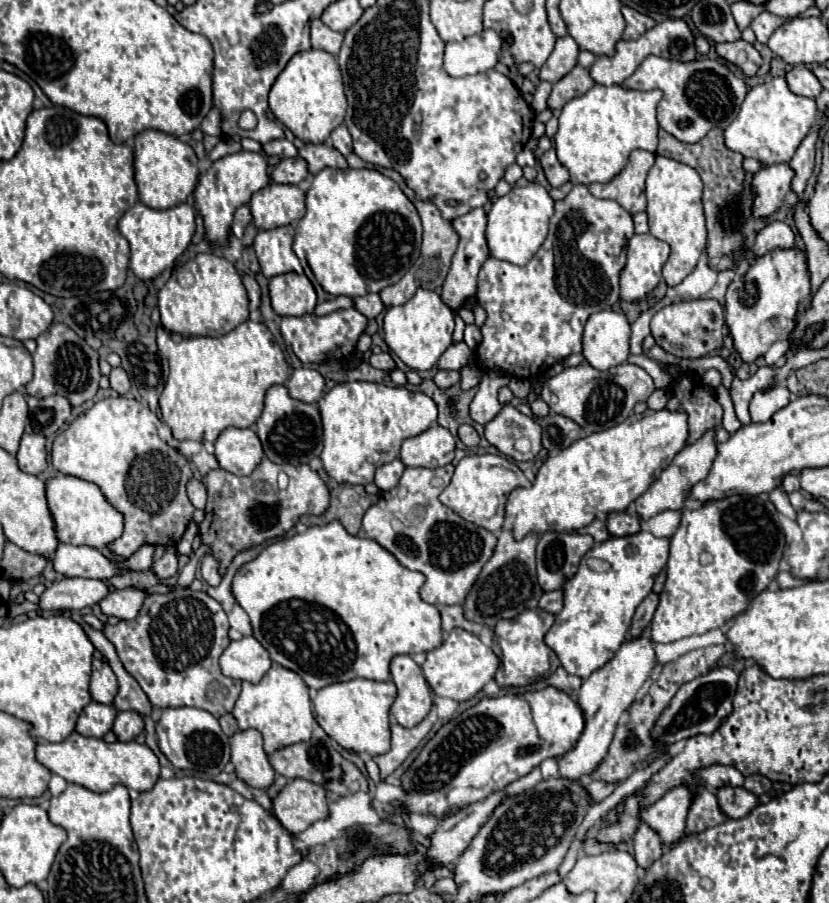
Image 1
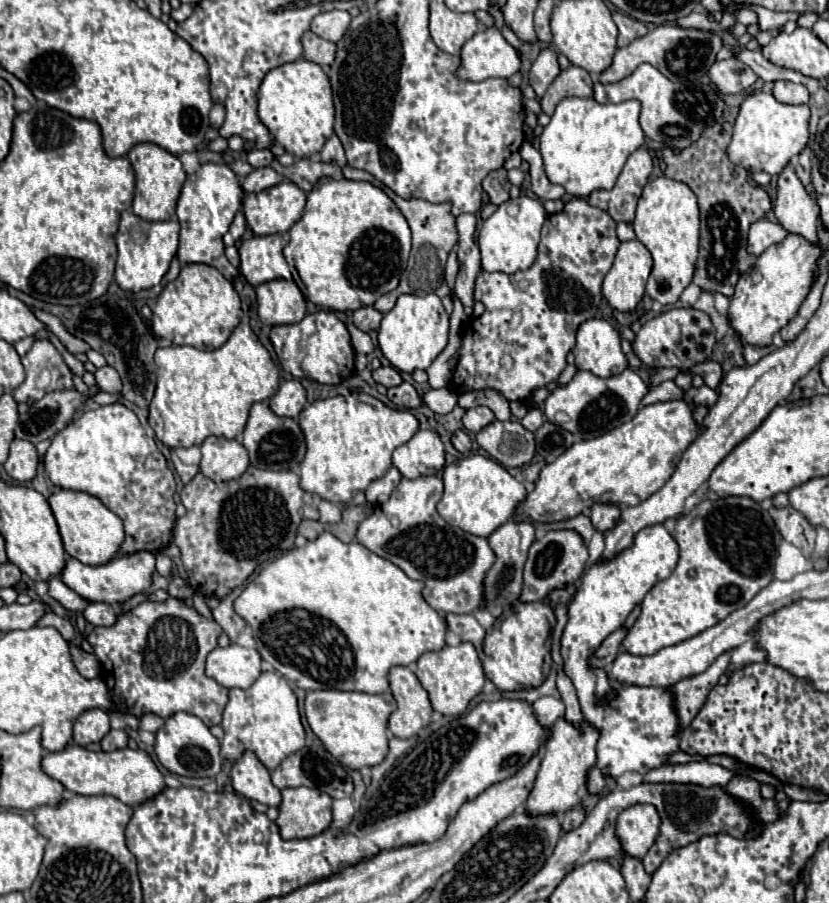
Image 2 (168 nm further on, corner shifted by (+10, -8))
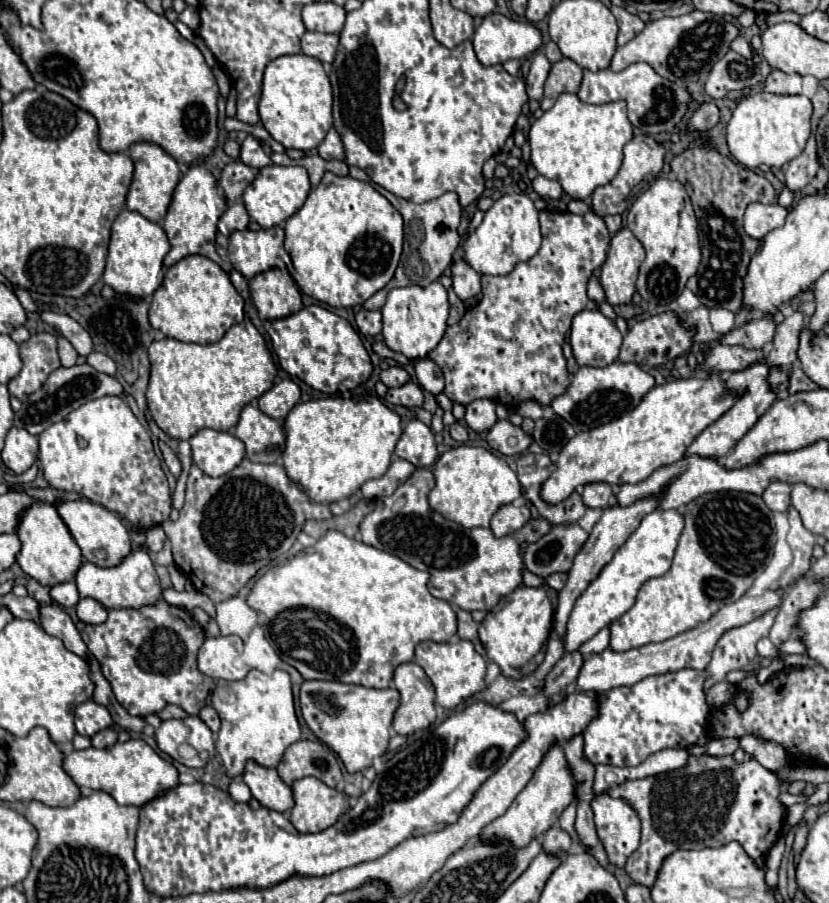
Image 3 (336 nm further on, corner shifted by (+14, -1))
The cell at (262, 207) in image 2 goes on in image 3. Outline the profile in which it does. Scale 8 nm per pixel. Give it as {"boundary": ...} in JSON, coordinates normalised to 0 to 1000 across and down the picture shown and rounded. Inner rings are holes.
{"boundary":[[[326,182],[316,188],[311,188],[309,197],[294,213],[294,226],[304,244],[309,244],[316,252],[328,252],[347,244],[355,235],[364,230],[369,224],[369,217],[374,213],[374,199],[364,184],[335,184]]]}

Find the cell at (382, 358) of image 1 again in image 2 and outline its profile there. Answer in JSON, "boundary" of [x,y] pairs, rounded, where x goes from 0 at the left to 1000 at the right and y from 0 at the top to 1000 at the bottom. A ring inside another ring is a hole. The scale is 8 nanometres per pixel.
{"boundary":[[[475,406],[451,409],[449,411],[449,417],[451,417],[454,424],[461,424],[463,429],[475,429],[475,426],[483,426],[485,424],[485,417],[483,417],[483,413]]]}

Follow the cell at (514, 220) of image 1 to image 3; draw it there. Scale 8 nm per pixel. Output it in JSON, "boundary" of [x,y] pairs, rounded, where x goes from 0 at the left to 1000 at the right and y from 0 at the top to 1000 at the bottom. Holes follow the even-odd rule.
{"boundary":[[[608,215],[601,219],[593,230],[584,237],[581,248],[574,257],[560,268],[560,288],[577,303],[608,306],[615,303],[625,290],[639,288],[654,268],[649,233],[634,215]]]}

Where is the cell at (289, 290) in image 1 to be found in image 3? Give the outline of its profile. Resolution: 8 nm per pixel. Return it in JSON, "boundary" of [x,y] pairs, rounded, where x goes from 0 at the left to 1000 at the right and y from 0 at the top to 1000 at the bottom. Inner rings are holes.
{"boundary":[[[335,297],[309,303],[302,312],[302,326],[304,326],[306,339],[311,341],[314,354],[345,352],[345,350],[350,350],[350,348],[355,348],[364,341],[364,328],[362,328],[362,321],[359,321],[357,312],[352,310],[352,306],[347,301],[338,301]]]}

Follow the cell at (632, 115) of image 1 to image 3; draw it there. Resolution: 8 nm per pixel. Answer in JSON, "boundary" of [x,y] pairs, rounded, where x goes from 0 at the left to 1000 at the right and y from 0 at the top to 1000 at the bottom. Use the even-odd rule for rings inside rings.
{"boundary":[[[676,104],[671,115],[659,122],[651,131],[647,131],[637,146],[639,157],[639,179],[649,188],[651,195],[673,199],[680,213],[692,221],[707,221],[721,206],[733,204],[748,188],[750,182],[750,164],[762,155],[762,137],[755,128],[753,113],[733,113],[733,115],[704,115],[695,104]]]}

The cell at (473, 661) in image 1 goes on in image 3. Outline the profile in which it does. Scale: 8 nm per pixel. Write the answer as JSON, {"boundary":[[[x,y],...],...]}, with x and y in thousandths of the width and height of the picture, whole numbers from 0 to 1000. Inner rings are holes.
{"boundary":[[[552,709],[550,713],[528,713],[528,711],[507,711],[502,715],[502,735],[516,746],[516,751],[524,757],[526,764],[526,780],[533,784],[550,784],[562,773],[572,771],[574,766],[584,764],[584,751],[586,751],[586,731],[572,720],[569,711]]]}

